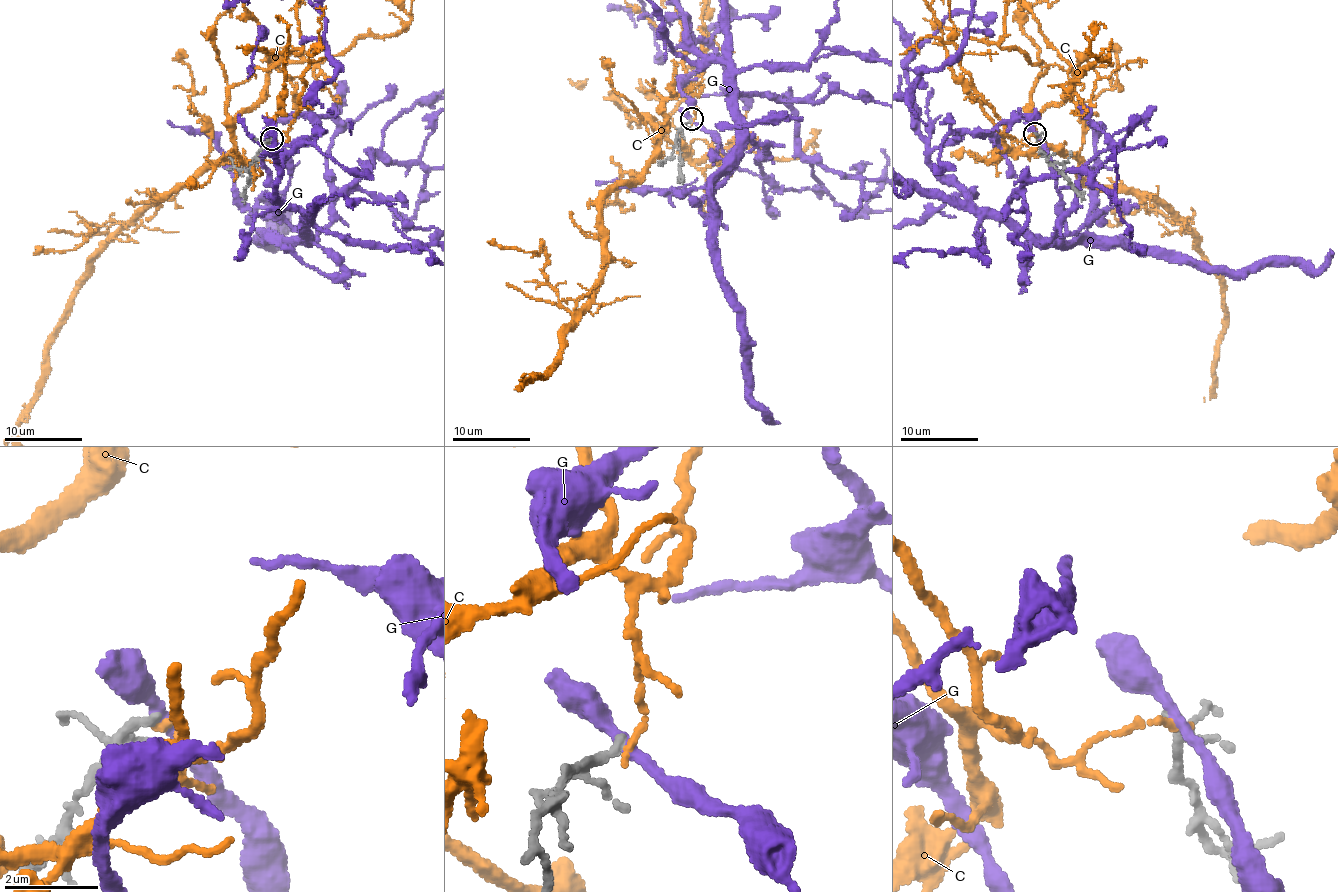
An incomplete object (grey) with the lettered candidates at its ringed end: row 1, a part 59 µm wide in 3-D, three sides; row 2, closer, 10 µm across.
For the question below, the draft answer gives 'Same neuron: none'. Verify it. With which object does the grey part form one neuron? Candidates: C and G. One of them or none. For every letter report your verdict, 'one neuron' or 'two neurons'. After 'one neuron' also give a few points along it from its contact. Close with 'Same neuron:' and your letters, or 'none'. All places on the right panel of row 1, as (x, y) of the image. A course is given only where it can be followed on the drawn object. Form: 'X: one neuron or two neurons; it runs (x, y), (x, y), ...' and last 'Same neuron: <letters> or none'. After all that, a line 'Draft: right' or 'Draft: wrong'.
C: two neurons
G: two neurons
Same neuron: none
Draft: right

